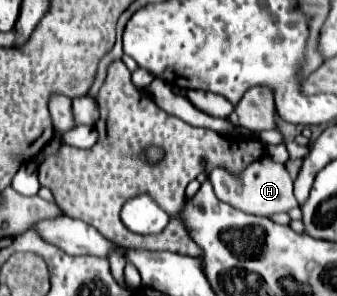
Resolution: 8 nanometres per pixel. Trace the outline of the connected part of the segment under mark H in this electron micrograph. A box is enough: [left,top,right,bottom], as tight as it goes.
[210,156,298,218]

